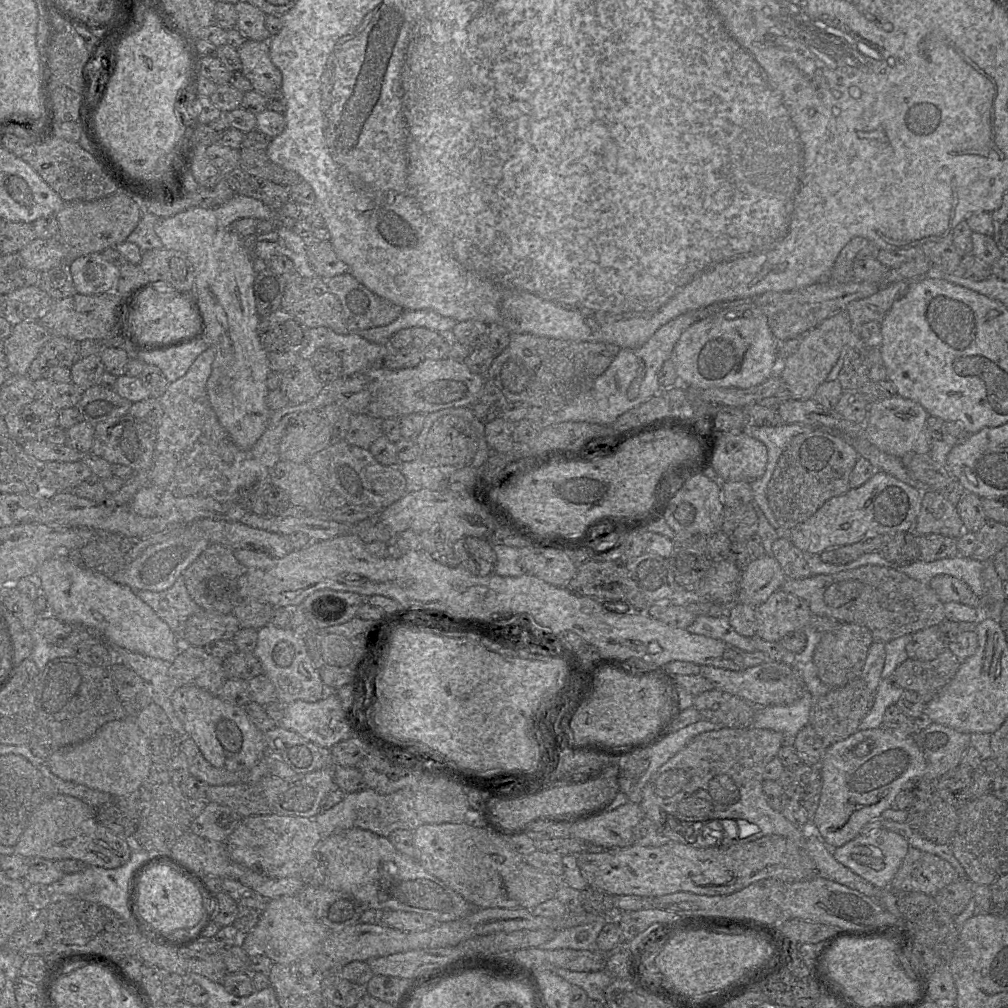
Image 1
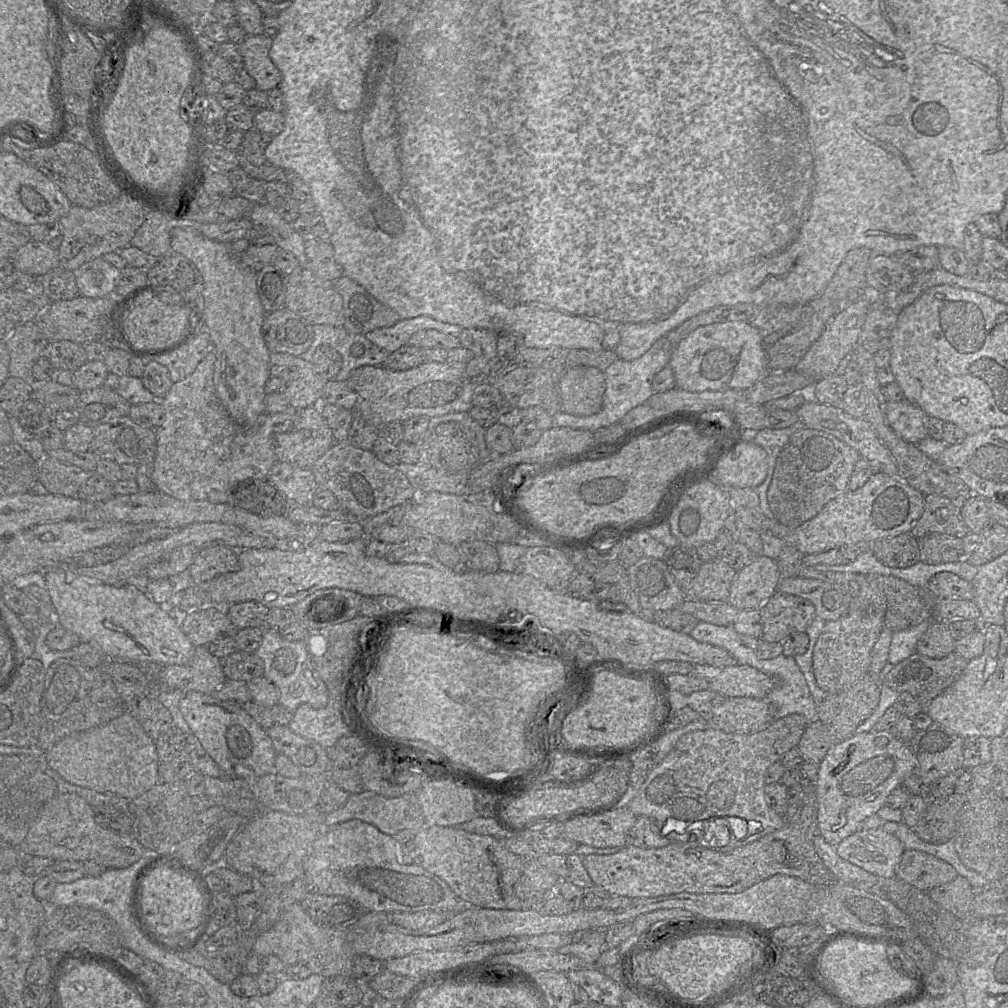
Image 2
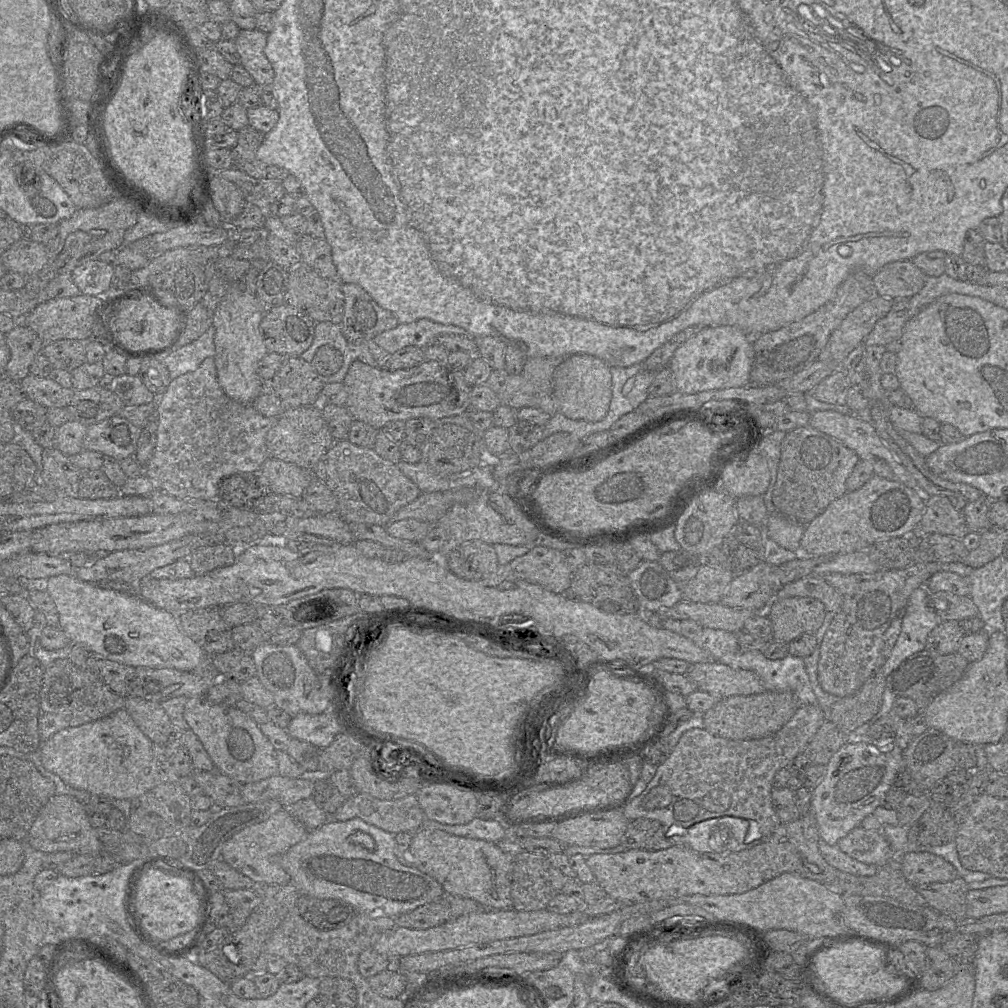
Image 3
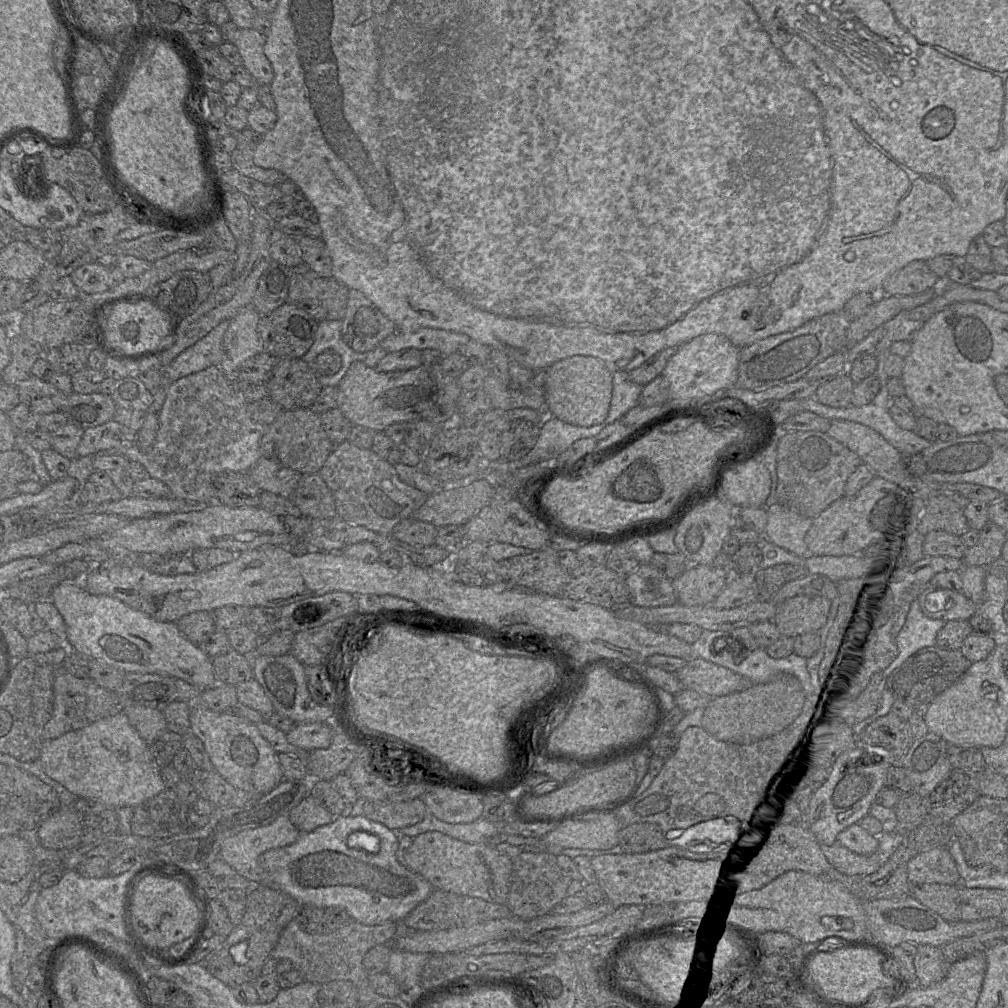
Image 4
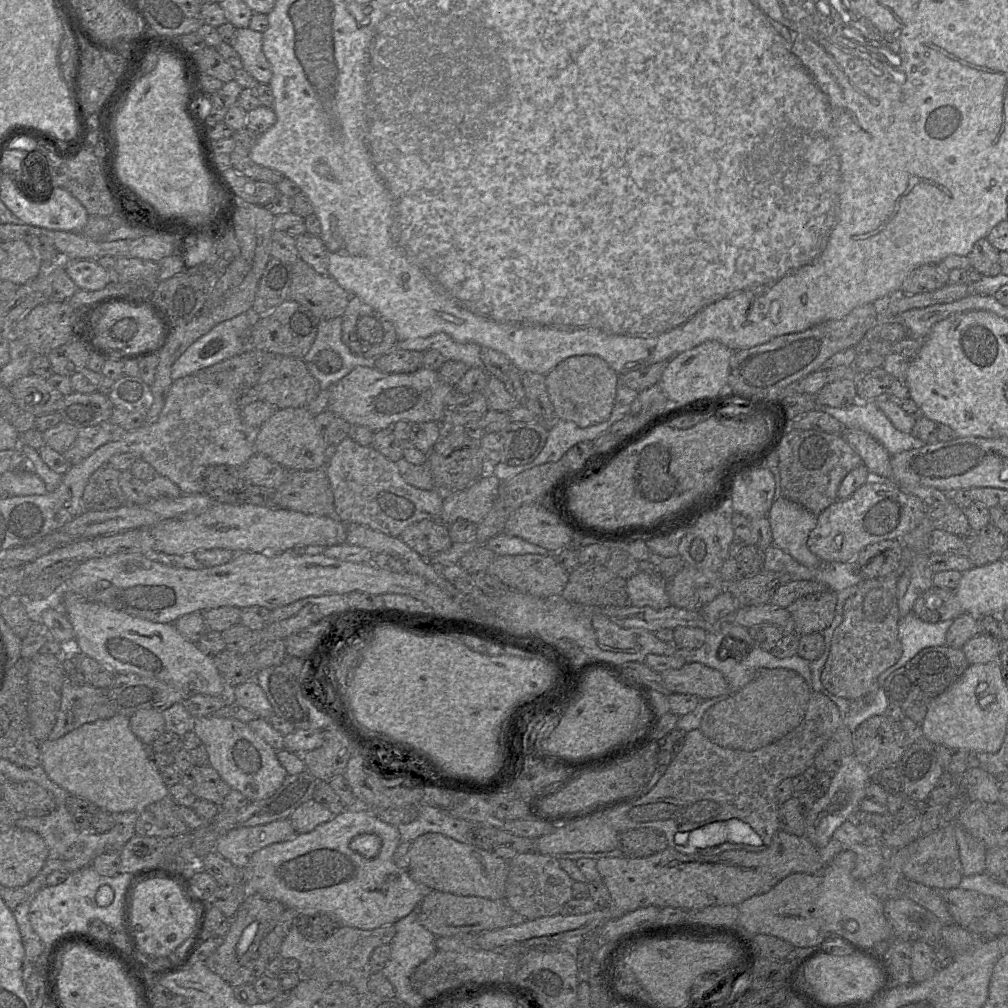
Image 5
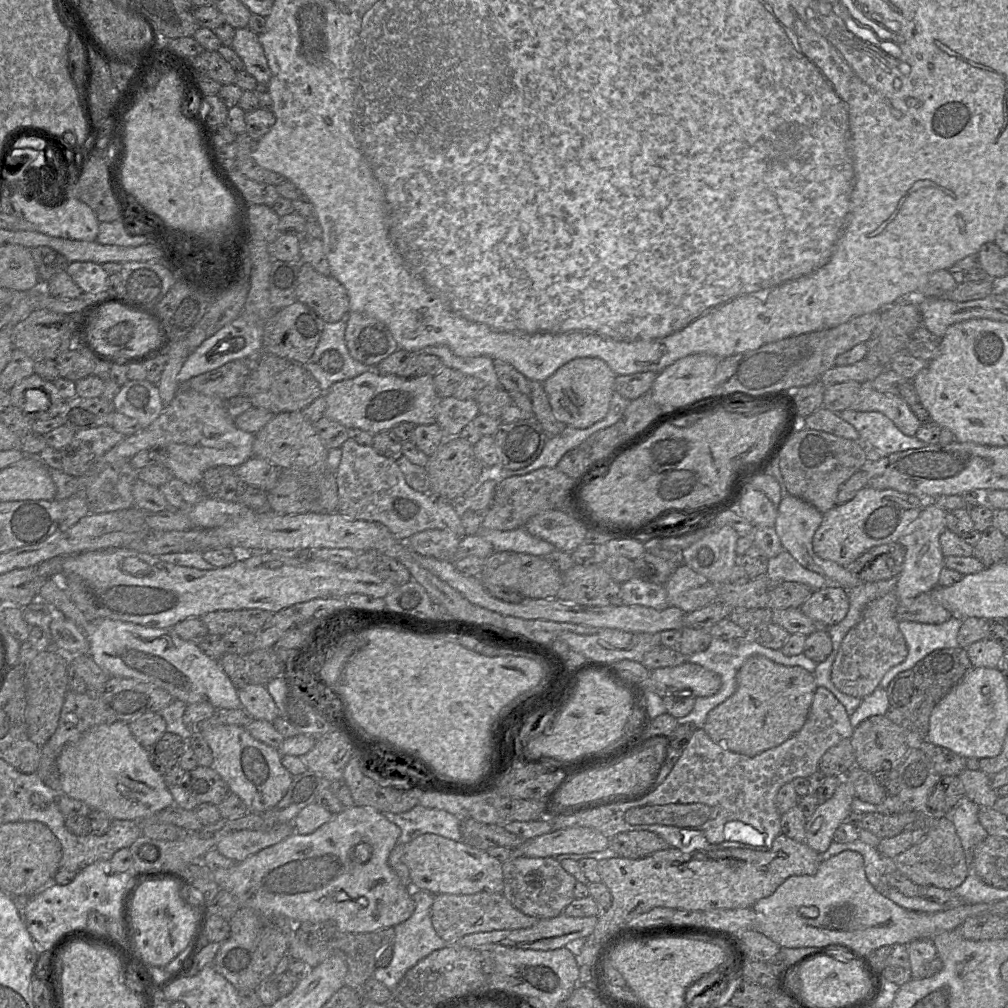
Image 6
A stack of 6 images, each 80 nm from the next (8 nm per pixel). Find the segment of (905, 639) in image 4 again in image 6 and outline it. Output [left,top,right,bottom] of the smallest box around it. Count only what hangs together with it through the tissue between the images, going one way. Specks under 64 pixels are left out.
[879,617,962,690]

